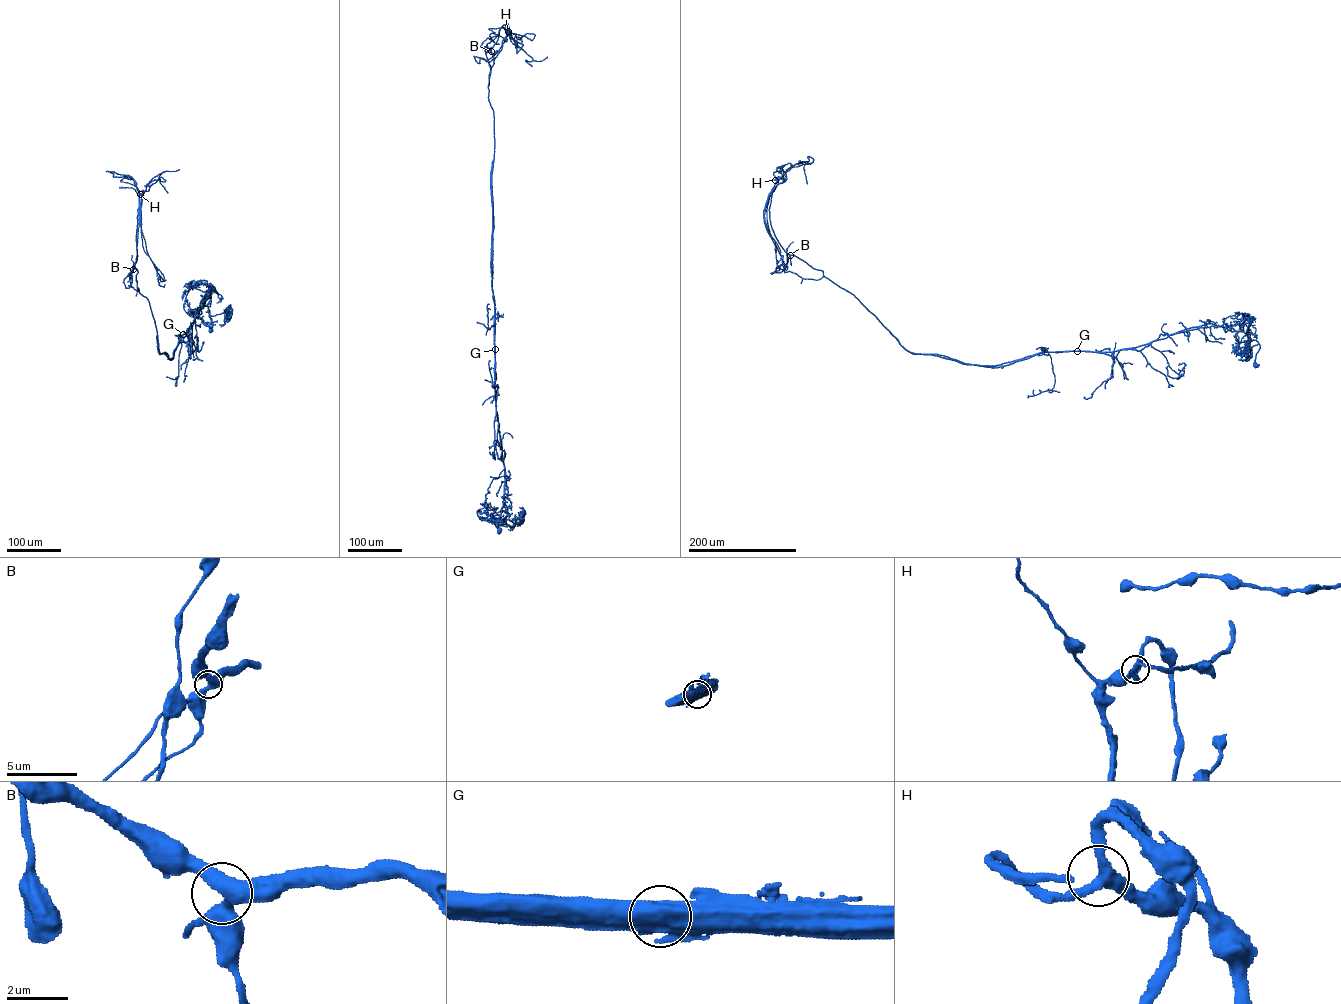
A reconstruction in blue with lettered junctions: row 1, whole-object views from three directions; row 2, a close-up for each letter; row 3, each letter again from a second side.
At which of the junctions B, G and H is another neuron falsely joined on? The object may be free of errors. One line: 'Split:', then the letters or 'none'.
Split: G

